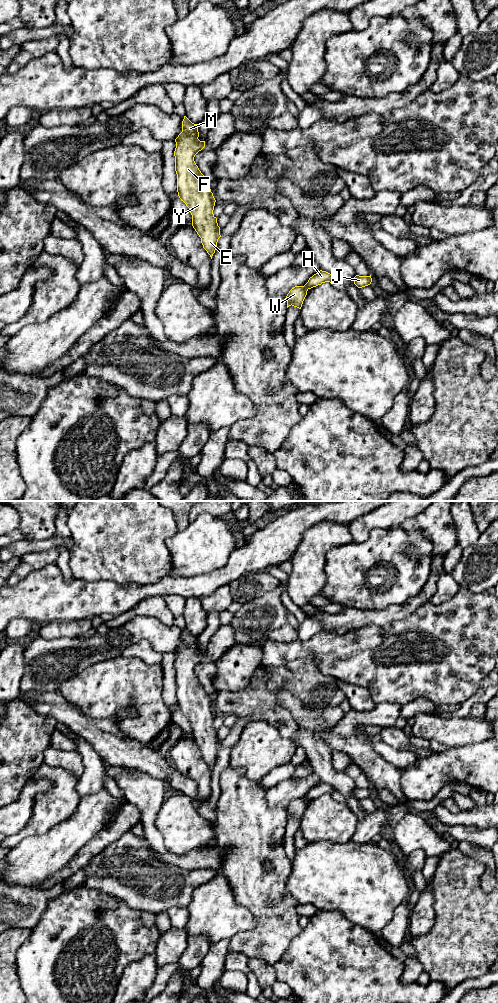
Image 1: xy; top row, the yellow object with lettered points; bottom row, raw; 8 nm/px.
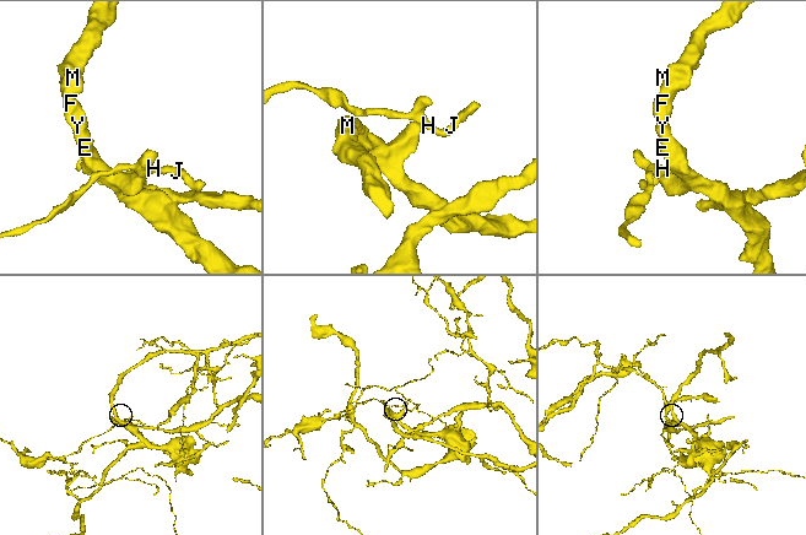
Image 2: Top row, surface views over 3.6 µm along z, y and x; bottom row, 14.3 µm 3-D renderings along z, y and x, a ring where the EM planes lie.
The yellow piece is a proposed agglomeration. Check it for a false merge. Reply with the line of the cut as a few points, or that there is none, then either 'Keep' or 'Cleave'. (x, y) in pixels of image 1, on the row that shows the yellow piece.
Split along xy (303, 286), (307, 290). Cleave

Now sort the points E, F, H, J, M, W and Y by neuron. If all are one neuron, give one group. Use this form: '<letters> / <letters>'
E F M W Y / H J

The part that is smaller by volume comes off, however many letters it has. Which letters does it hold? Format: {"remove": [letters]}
{"remove": ["H", "J"]}

